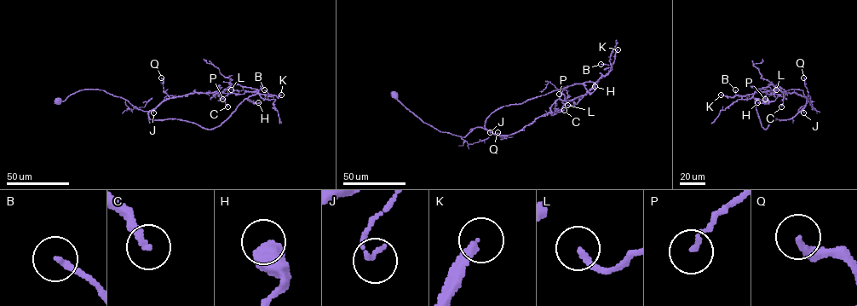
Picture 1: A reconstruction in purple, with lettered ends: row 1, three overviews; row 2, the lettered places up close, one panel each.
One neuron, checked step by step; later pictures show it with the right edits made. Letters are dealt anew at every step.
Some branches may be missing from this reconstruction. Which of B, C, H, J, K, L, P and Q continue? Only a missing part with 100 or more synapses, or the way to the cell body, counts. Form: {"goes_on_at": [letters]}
{"goes_on_at": ["K"]}

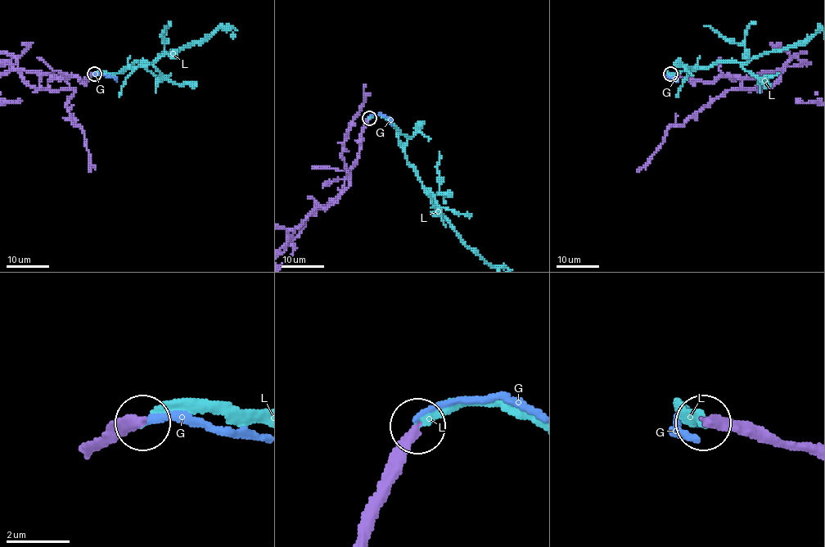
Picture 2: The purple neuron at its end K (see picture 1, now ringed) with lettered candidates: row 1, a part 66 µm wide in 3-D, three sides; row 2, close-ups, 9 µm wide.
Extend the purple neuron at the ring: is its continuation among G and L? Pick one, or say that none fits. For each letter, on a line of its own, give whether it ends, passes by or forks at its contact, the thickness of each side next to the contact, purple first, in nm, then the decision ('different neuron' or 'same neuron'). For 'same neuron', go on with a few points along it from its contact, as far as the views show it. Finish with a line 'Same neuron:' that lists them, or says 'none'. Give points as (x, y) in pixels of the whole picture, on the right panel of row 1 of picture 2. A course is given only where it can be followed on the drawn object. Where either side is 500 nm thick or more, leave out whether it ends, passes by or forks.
G: it ends; calibres 280 and 180 nm; different neuron
L: it ends; calibres 320 and 240 nm; same neuron
Same neuron: L

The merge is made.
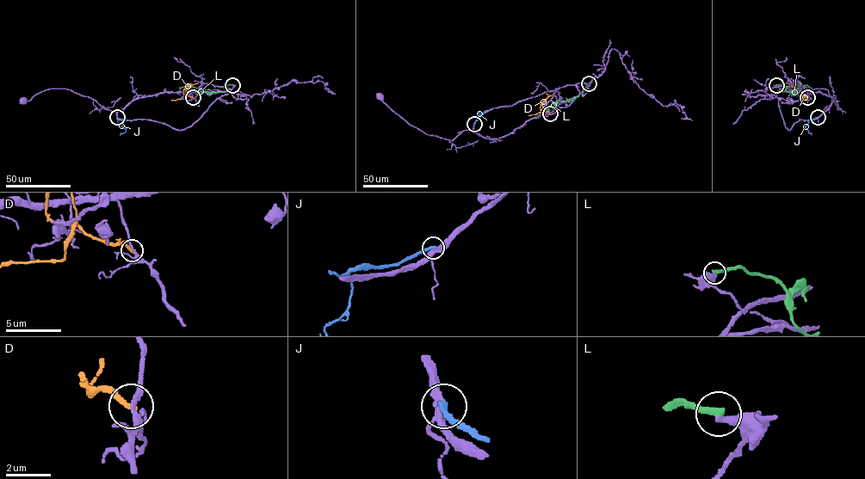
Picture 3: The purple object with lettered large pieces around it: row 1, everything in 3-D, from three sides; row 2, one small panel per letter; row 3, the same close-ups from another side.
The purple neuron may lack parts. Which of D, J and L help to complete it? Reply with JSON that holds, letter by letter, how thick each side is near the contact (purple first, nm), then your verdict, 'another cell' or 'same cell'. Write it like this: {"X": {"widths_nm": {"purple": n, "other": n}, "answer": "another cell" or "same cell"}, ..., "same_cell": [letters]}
{"D": {"widths_nm": {"purple": 200, "other": 280}, "answer": "another cell"}, "J": {"widths_nm": {"purple": 280, "other": 280}, "answer": "another cell"}, "L": {"widths_nm": {"purple": 320, "other": 280}, "answer": "another cell"}, "same_cell": []}

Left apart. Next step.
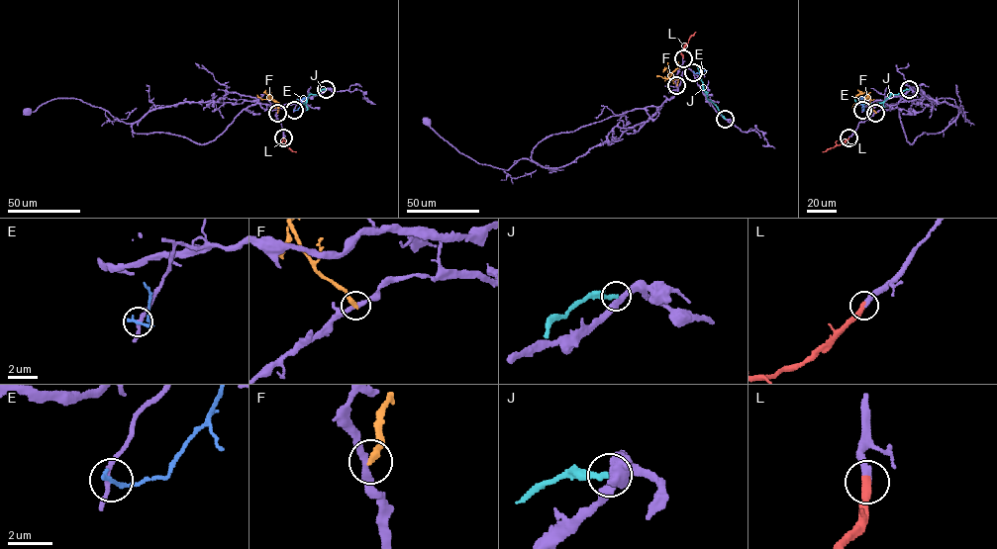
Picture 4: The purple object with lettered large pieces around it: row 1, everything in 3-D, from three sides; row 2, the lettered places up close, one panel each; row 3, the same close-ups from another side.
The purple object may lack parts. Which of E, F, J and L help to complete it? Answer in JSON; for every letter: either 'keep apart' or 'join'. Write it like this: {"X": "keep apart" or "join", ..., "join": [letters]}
{"E": "keep apart", "F": "keep apart", "J": "keep apart", "L": "join", "join": ["L"]}

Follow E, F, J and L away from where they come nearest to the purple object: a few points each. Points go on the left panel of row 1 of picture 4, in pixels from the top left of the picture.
E: (294, 110), (298, 110), (302, 98), (308, 97)
F: (277, 113), (277, 103), (269, 96), (279, 103), (277, 108)
J: (325, 89), (310, 94), (303, 104), (298, 103), (298, 99)
L: (283, 137), (281, 143), (296, 151)

